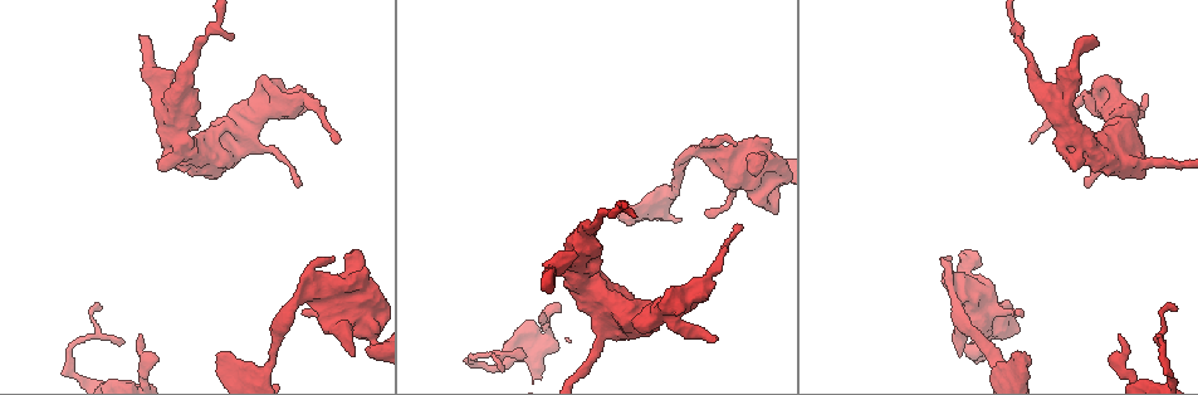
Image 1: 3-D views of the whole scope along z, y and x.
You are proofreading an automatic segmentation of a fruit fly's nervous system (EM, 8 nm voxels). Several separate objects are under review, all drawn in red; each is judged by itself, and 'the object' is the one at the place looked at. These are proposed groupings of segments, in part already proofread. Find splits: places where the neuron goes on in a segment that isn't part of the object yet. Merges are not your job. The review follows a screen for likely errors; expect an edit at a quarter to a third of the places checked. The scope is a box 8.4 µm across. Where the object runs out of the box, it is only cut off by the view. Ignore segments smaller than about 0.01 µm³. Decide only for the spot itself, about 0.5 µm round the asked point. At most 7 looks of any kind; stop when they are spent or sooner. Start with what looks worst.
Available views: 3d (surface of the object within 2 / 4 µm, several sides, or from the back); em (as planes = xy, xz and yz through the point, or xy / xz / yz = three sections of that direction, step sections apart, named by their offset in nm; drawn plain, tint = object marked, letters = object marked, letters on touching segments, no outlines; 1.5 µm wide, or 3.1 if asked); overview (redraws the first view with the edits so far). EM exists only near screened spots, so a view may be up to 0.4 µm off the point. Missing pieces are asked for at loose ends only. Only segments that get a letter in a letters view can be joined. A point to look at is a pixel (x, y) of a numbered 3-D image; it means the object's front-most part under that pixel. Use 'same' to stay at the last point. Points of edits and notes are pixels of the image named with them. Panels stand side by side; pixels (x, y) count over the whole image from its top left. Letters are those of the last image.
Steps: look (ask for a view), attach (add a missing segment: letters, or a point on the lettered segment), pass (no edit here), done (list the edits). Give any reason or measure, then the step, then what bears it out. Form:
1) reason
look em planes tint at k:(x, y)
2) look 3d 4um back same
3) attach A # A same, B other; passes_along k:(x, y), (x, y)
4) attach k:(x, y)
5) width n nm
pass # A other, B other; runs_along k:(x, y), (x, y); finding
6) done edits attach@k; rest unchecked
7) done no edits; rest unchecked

free end
look 3d 2um at 1:(142, 37)

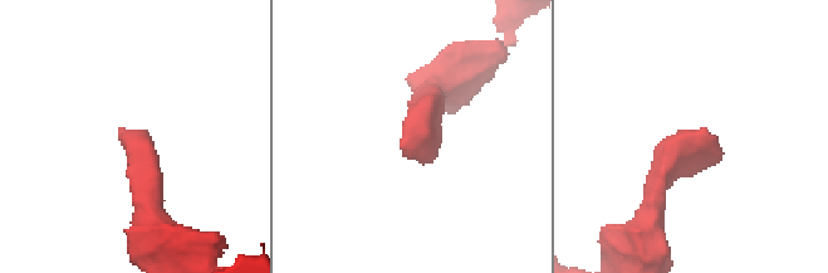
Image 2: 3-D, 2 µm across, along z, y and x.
need the tissue
look em planes letters at 2:(122, 134)

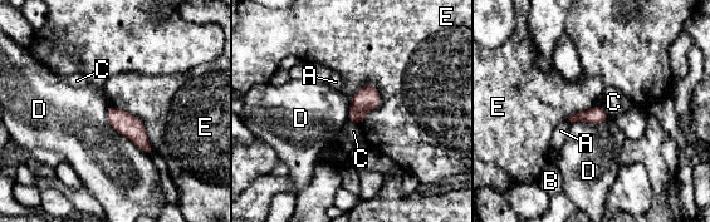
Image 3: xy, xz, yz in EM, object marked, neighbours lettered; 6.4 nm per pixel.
pass # A other, B other, C other, D other, E other; no lettered segment goes on from it

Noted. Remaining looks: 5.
branch stops here
look em planes letters at 1:(1108, 77)

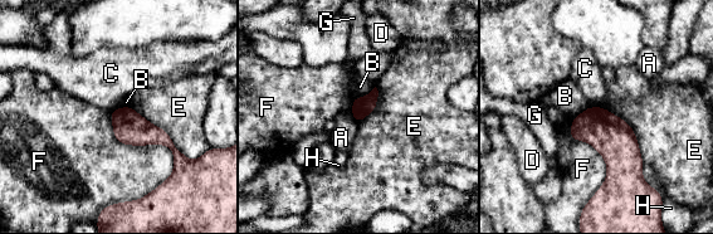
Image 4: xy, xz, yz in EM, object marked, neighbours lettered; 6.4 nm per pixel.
pass # A other, B other, C other, D other, E other, F other, G other, H other; border 4:(353, 98), (350, 116); no lettered segment goes on from it

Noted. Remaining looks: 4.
an open end
look em xz step 8 letters at 1:(359, 254)

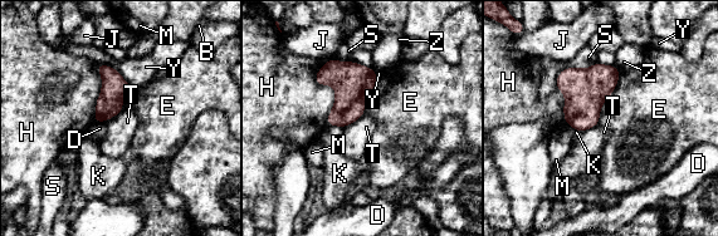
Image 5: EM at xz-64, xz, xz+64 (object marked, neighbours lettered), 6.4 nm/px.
another direction
look em xy step 4 letters same

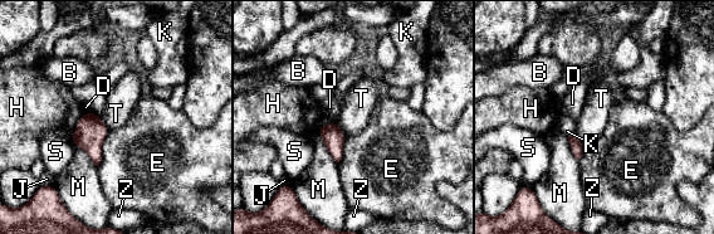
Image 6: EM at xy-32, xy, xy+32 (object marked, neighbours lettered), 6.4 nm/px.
pass # B other, D other, E other, H other, J other, K other, M other, S other, T other, Z other; border 6:(109, 132), (97, 166); none of them fits

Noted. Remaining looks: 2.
done no edits; rest unchecked

